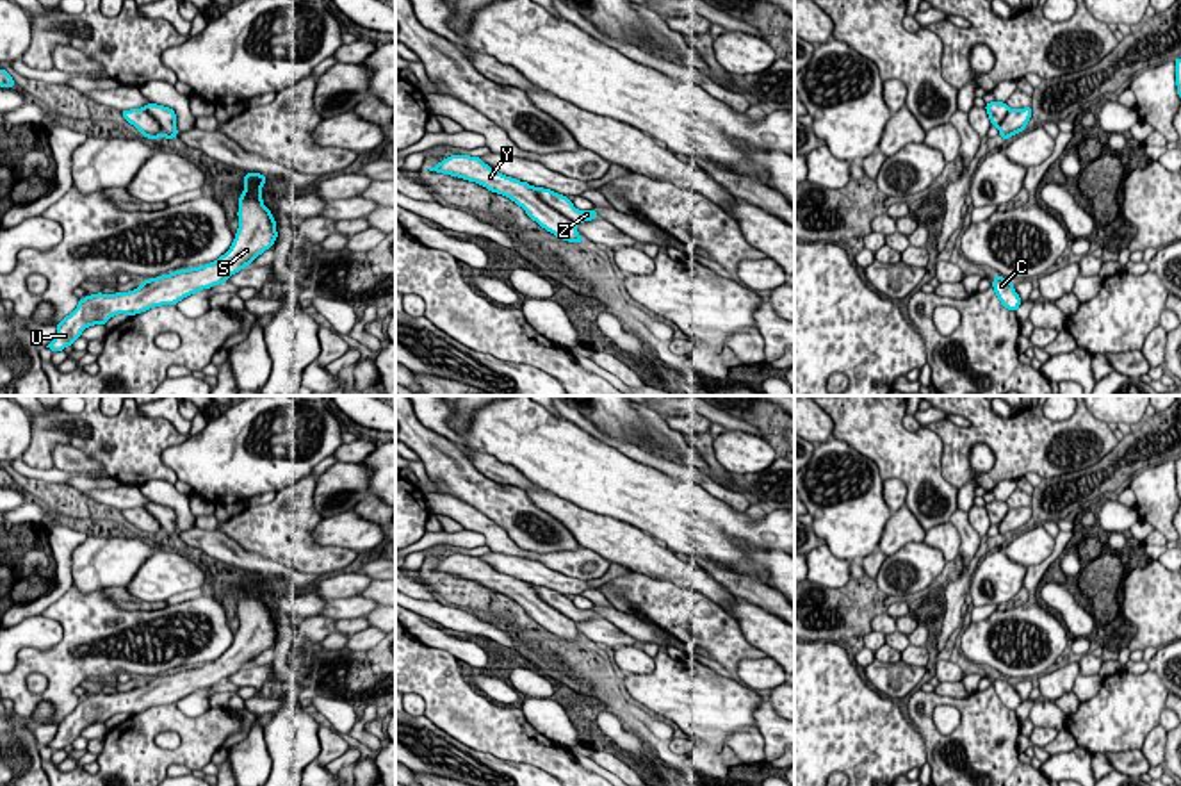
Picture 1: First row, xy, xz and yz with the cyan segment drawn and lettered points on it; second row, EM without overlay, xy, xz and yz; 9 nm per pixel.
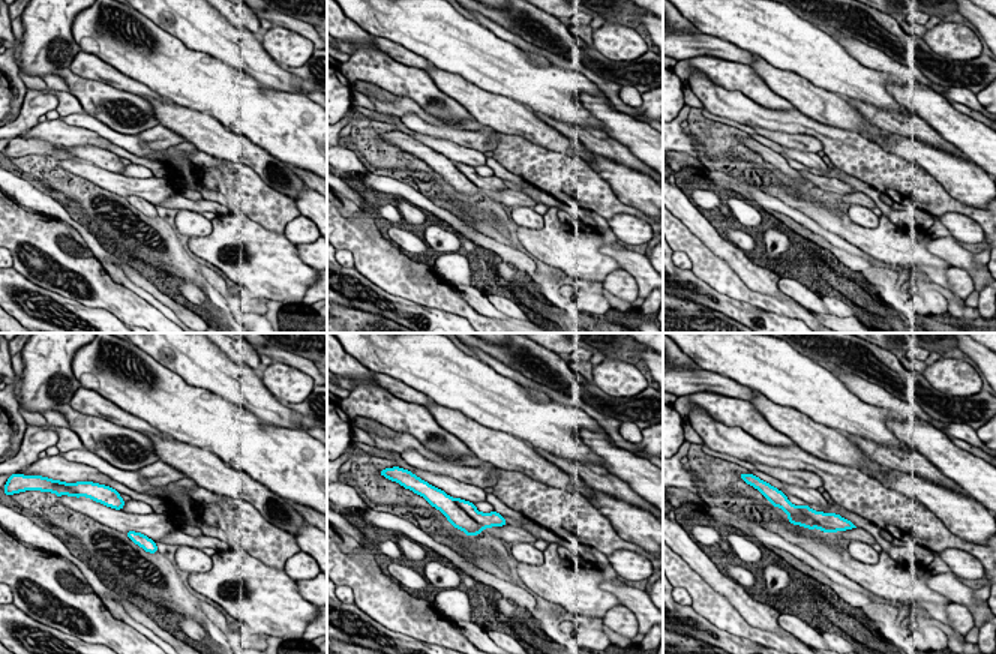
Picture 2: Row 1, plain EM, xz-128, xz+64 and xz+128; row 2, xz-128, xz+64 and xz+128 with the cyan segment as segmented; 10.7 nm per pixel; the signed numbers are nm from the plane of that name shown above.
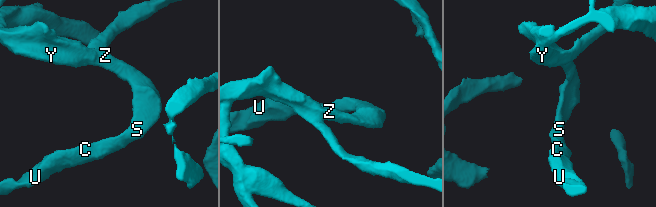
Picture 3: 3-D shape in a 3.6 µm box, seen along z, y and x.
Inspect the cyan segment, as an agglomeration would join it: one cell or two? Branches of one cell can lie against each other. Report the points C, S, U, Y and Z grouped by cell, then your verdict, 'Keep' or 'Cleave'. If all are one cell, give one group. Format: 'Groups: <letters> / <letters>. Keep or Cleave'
Groups: C S U Y Z. Keep

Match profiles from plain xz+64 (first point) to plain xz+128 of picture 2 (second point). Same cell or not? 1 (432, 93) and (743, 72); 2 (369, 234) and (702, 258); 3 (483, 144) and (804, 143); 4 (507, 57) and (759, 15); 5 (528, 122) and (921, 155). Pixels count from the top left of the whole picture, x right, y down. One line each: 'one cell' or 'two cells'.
1: one cell
2: one cell
3: one cell
4: one cell
5: two cells

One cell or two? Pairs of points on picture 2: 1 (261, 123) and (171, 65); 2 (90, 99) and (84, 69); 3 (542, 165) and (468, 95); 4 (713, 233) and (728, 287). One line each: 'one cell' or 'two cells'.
1: one cell
2: two cells
3: two cells
4: two cells

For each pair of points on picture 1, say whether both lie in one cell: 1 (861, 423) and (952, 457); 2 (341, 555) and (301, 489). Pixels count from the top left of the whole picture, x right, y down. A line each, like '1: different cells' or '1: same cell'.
1: different cells
2: same cell

